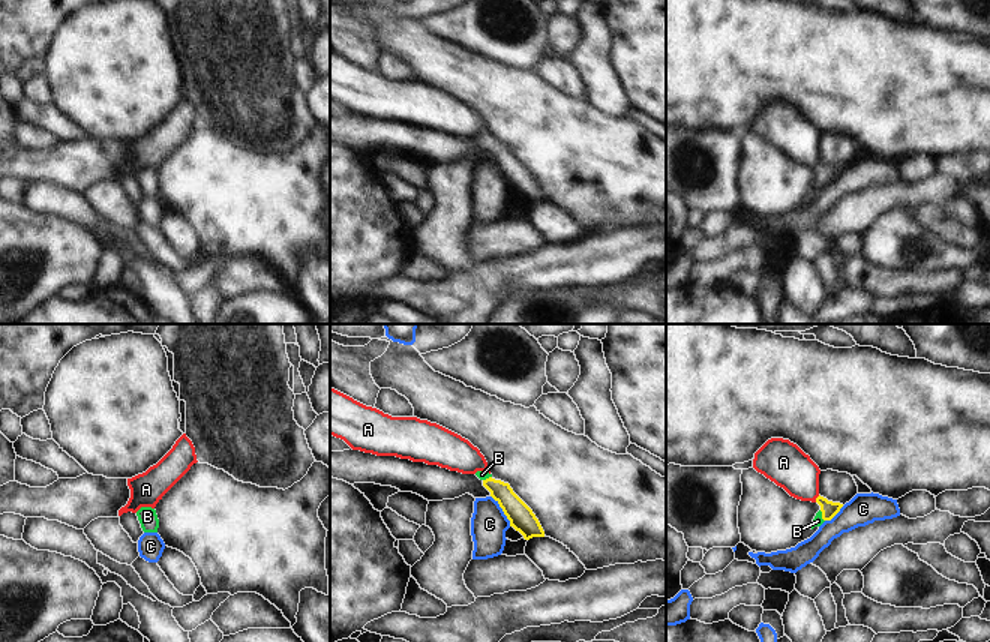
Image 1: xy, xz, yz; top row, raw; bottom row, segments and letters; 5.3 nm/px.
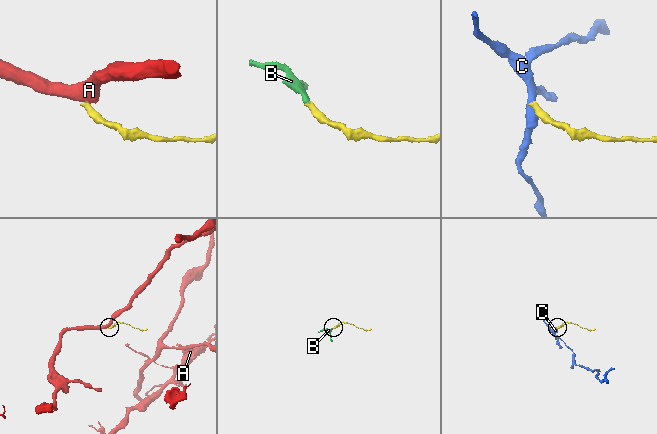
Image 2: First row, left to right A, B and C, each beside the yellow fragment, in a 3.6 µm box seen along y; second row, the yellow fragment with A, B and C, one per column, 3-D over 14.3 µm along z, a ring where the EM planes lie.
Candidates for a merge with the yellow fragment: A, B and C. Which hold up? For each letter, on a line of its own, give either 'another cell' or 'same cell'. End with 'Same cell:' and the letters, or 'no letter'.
A: another cell
B: same cell
C: another cell
Same cell: B

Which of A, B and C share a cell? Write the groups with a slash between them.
A / B / C

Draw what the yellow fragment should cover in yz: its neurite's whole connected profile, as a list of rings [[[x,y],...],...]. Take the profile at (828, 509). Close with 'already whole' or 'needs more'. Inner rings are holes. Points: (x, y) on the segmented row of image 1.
[[[820,495],[816,498],[816,502],[820,506],[820,510],[816,513],[812,522],[812,530],[814,526],[820,526],[825,520],[831,520],[843,507],[843,504],[828,501],[826,498]]]; needs more

